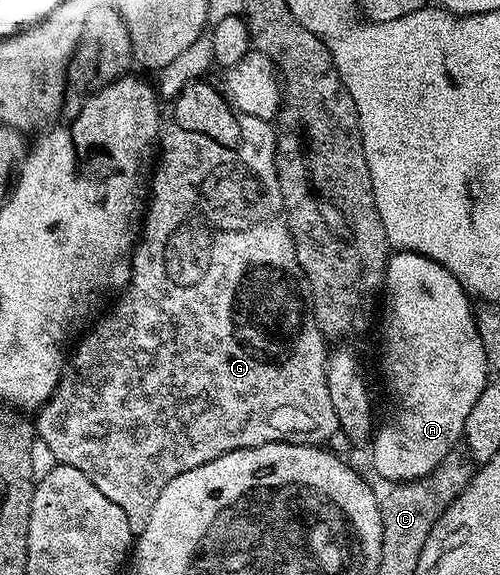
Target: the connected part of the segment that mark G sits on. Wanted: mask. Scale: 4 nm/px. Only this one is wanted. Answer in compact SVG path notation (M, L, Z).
M196 82L189 84L179 95L181 104L177 107L177 118L185 128L193 128L193 130L205 130L211 136L219 138L221 142L235 142L239 144L239 166L173 166L173 158L167 158L167 152L159 152L157 162L157 173L154 174L153 180L151 176L151 195L147 200L147 211L143 216L143 227L139 232L139 239L136 241L135 247L131 253L131 267L129 270L129 285L116 297L115 303L108 309L107 314L102 315L80 337L79 343L72 349L71 359L68 361L67 367L61 377L60 383L57 384L56 391L53 392L52 398L48 400L44 406L36 413L35 432L36 435L43 441L47 442L47 450L51 450L54 461L57 464L66 464L67 466L75 466L75 470L87 474L87 478L91 478L91 482L95 482L95 487L106 498L111 498L111 502L115 502L115 506L119 506L119 510L123 510L123 514L127 514L127 526L131 526L133 533L139 533L147 530L147 518L151 518L151 510L155 510L155 498L159 498L159 494L163 494L163 486L167 486L167 482L171 482L171 478L179 478L179 474L187 474L187 470L195 470L195 466L203 466L207 462L211 462L215 458L219 458L228 452L235 450L243 450L244 448L258 448L264 444L312 444L314 446L324 445L324 440L329 440L333 435L338 435L337 419L335 418L335 406L331 406L331 393L327 390L327 370L325 362L327 359L327 338L319 330L317 318L313 310L313 294L309 290L309 280L305 277L305 271L301 268L295 250L295 242L293 236L289 232L289 222L285 218L286 205L283 203L281 195L281 184L279 174L277 173L277 134L274 125L270 121L263 118L255 118L251 114L243 114L237 120L234 116L229 116L229 126L227 120L223 124L221 114L227 114L223 110L223 102L226 99L220 91L216 92L211 85L206 82Z

